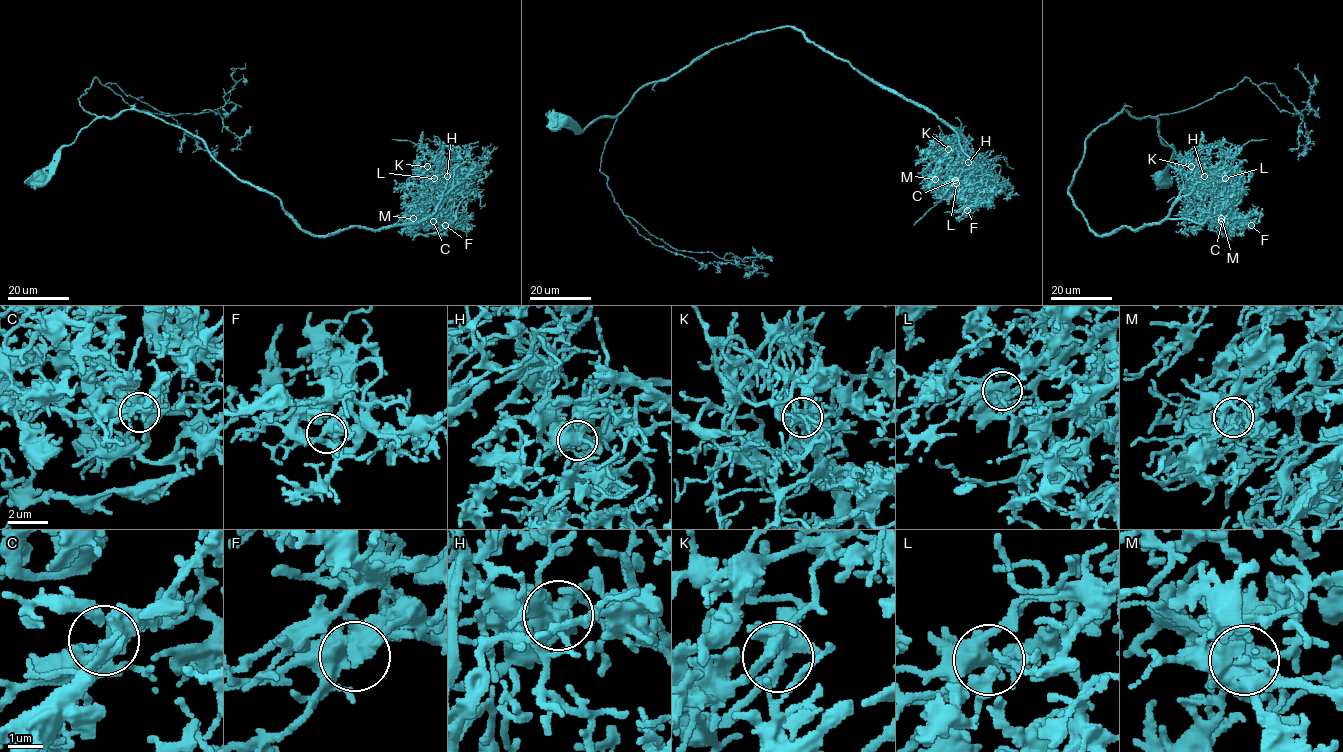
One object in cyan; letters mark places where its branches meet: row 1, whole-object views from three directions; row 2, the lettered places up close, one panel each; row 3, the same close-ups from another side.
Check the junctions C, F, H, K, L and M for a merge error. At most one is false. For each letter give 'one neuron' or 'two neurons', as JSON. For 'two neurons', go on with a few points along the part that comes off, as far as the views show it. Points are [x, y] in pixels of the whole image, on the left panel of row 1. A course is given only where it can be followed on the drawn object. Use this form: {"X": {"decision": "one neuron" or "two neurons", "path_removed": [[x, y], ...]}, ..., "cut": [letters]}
{"C": {"decision": "one neuron"}, "F": {"decision": "one neuron"}, "H": {"decision": "one neuron"}, "K": {"decision": "one neuron"}, "L": {"decision": "one neuron"}, "M": {"decision": "one neuron"}, "cut": []}

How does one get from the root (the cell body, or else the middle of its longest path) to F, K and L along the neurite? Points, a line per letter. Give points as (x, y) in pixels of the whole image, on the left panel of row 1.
F: (37, 180), (97, 118), (136, 110), (197, 136), (313, 234), (461, 215), (470, 227), (445, 225)
K: (37, 180), (84, 127), (126, 110), (197, 136), (316, 235), (422, 221), (451, 173), (427, 167)
L: (37, 180), (84, 127), (126, 110), (197, 136), (316, 235), (421, 222), (452, 187), (449, 174), (434, 178)

